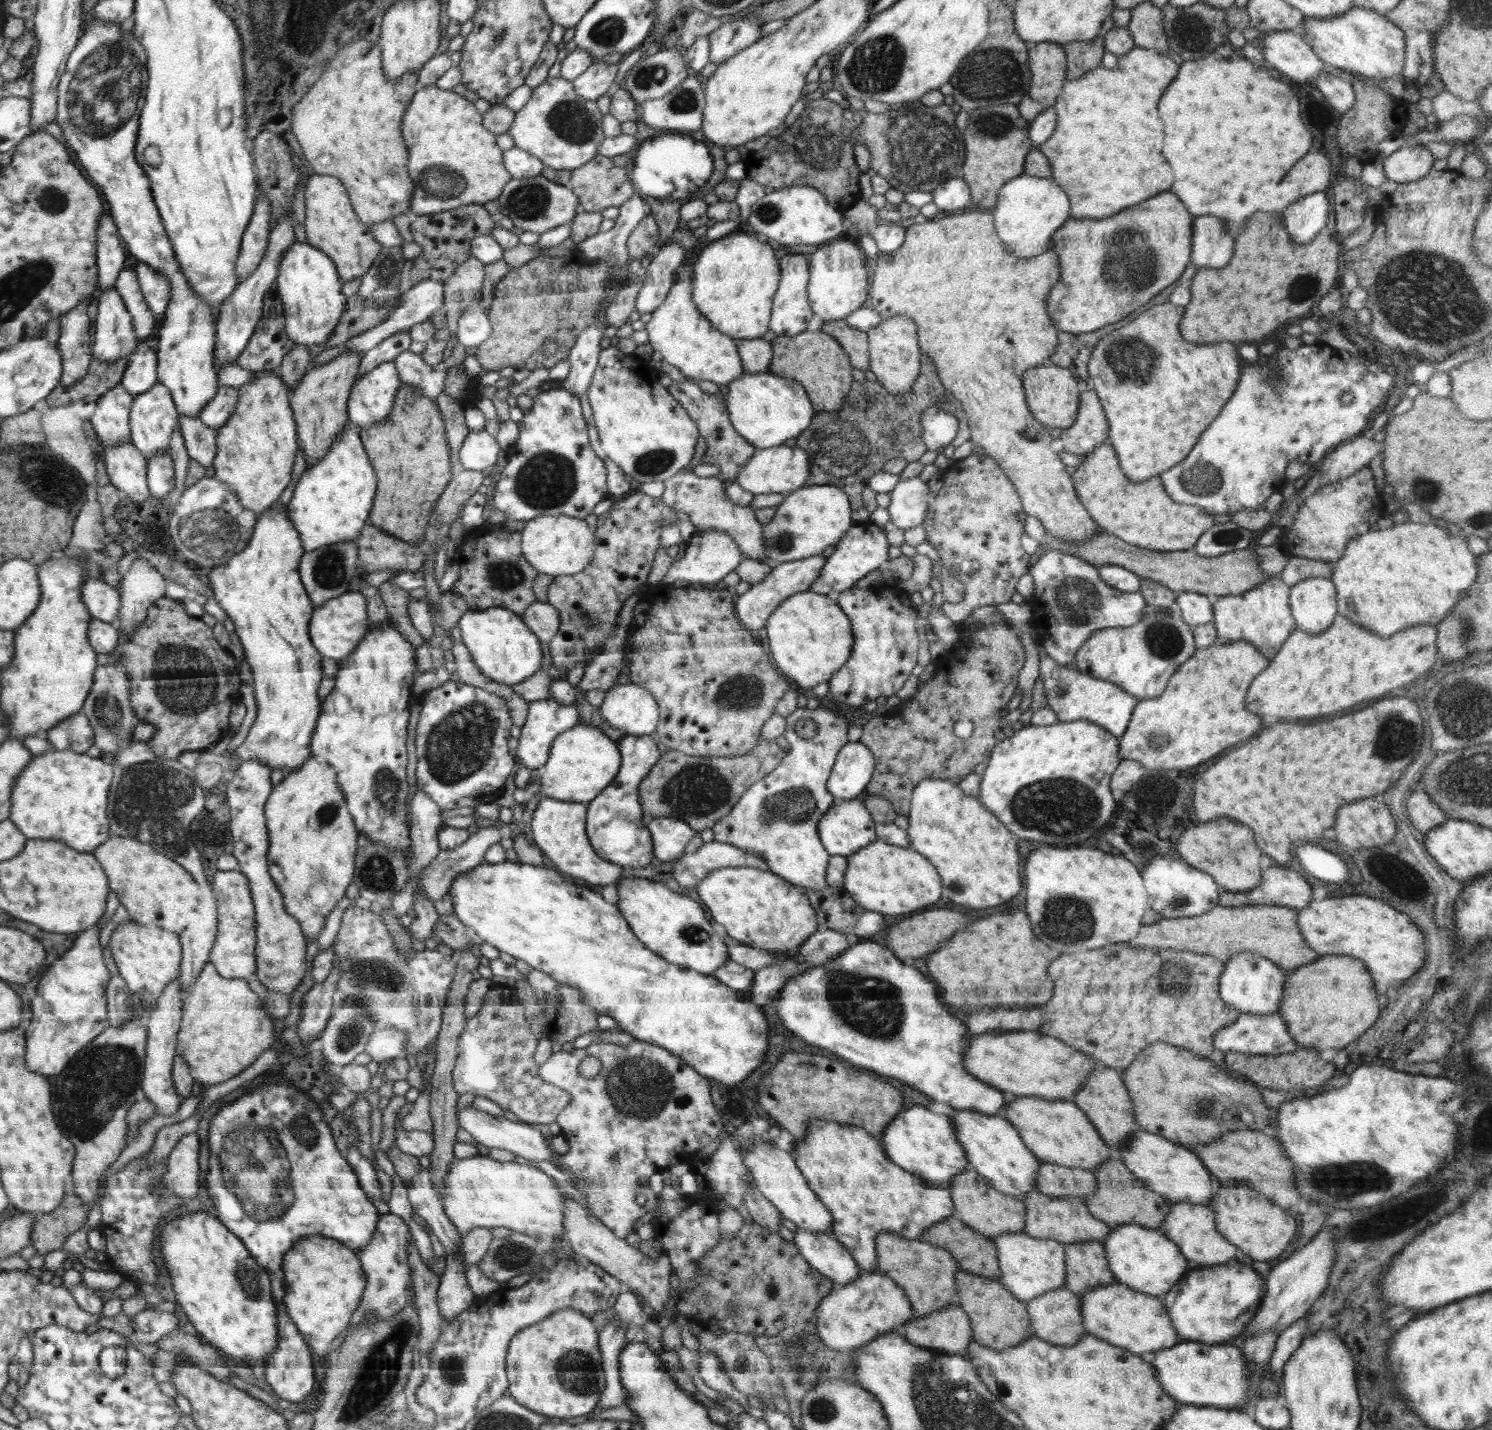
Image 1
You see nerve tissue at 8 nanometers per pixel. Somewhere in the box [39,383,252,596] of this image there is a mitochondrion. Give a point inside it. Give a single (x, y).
(210, 535)

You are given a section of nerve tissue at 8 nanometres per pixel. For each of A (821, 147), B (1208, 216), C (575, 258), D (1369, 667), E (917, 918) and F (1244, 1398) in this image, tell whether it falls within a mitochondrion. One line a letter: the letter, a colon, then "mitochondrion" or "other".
A: mitochondrion
B: other
C: other
D: other
E: other
F: other

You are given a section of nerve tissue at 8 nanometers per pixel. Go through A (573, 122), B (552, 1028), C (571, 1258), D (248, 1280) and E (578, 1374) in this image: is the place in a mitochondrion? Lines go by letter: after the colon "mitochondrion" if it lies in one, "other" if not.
A: mitochondrion
B: other
C: other
D: mitochondrion
E: mitochondrion

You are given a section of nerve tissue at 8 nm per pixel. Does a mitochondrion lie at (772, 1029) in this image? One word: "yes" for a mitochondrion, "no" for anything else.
no

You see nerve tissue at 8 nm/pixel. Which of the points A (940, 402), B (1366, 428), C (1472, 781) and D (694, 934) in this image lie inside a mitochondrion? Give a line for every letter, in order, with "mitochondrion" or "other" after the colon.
A: other
B: other
C: mitochondrion
D: mitochondrion

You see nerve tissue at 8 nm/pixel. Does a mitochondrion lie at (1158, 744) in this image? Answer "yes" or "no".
yes

